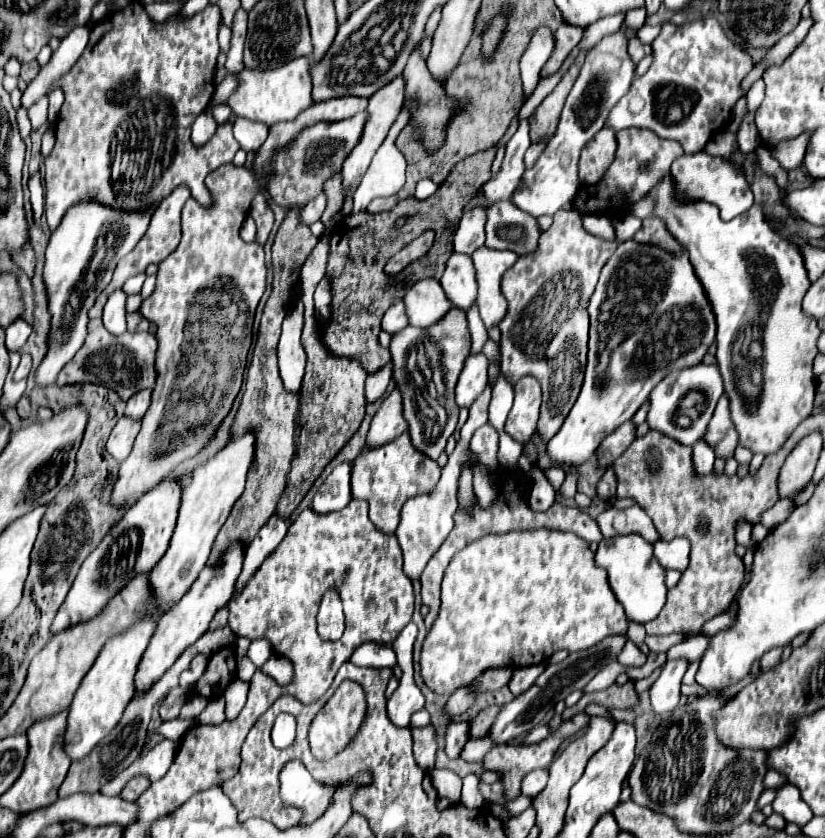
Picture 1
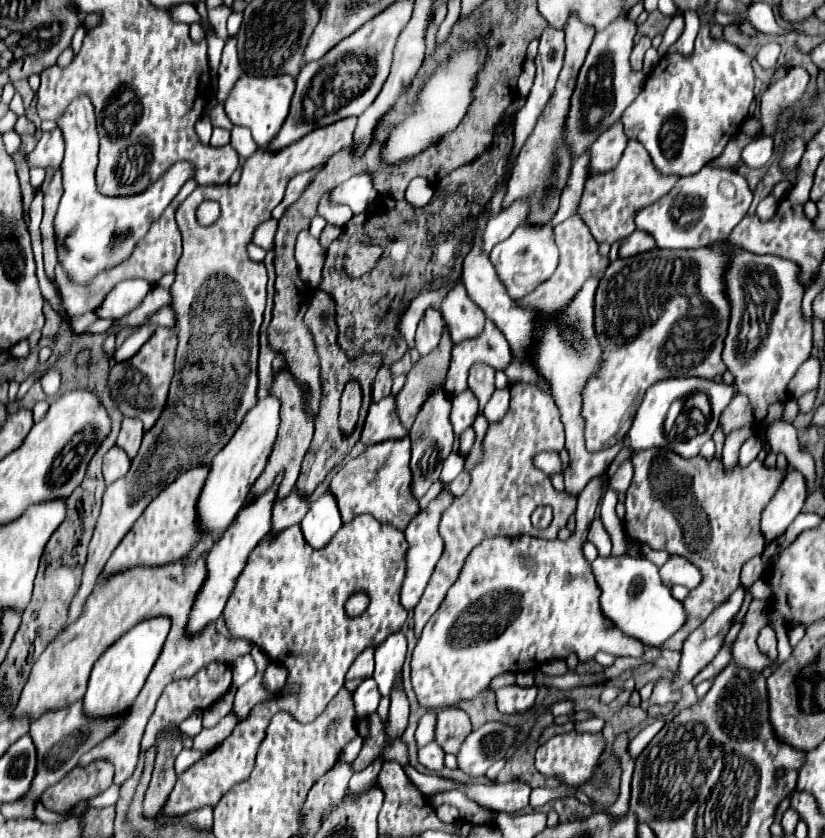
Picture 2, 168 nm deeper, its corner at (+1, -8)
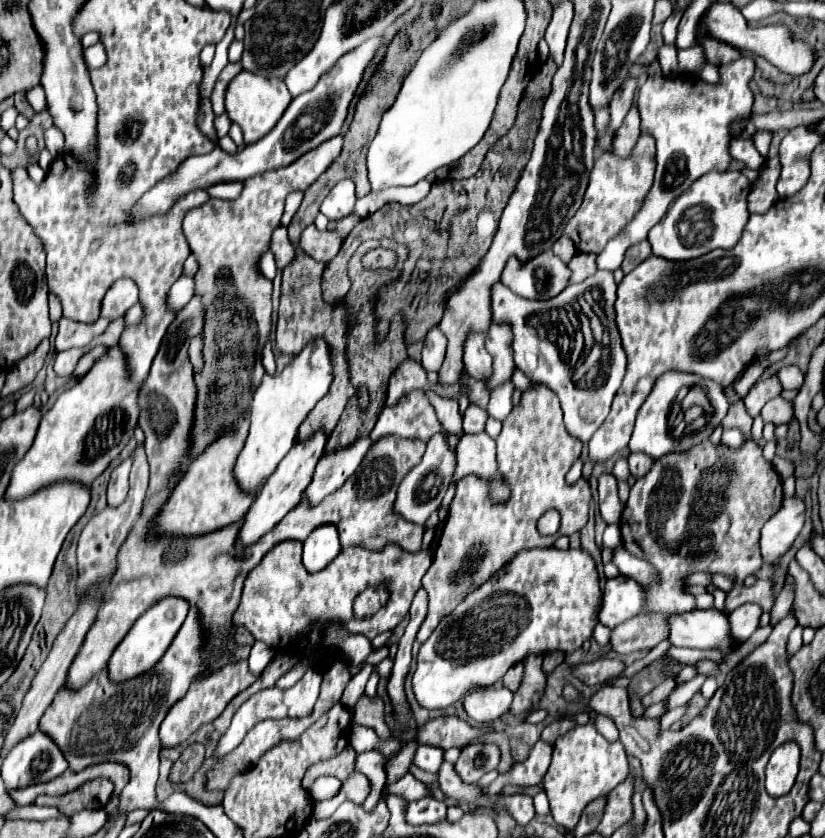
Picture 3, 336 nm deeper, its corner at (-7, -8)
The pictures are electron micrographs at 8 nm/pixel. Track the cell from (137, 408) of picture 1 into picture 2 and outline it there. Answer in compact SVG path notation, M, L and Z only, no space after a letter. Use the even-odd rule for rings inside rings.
M125 418L121 432L119 432L119 438L117 438L117 446L121 446L131 460L135 458L135 454L141 446L141 438L143 438L141 422L133 420L133 418Z

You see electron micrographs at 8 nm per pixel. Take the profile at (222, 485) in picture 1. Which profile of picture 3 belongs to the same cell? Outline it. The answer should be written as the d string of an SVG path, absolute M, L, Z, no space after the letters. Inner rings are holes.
M315 340L277 376L265 376L251 402L251 426L243 450L237 456L233 474L245 494L257 494L267 478L275 472L277 464L291 450L297 438L297 428L309 410L325 396L333 380L329 348L323 340Z

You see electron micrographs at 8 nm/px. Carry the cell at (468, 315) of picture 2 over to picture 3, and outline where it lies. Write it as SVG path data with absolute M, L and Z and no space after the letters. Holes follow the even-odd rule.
M473 332L465 340L463 362L465 362L465 370L475 380L487 378L489 376L489 370L491 370L491 356L489 356L489 352L485 348L487 334L489 332Z

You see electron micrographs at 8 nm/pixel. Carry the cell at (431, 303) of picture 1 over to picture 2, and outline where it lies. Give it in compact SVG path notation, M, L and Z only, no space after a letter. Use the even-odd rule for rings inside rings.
M427 310L423 320L417 326L415 334L415 348L419 350L421 356L427 356L431 350L437 348L441 332L445 328L445 320L439 310Z

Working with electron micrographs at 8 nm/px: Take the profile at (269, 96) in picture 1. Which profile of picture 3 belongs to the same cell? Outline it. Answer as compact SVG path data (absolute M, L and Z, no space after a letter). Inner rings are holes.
M243 70L241 74L237 74L231 80L231 84L227 88L227 96L225 96L227 114L235 124L241 126L247 144L253 144L253 142L261 140L265 134L269 134L273 130L273 126L285 114L285 108L289 106L289 102L291 102L291 92L287 90L285 82L281 78L257 76L247 70Z

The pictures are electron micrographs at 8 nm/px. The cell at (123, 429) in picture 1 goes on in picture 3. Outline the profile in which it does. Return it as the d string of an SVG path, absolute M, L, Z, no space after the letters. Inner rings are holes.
M123 460L113 472L107 488L107 504L109 506L119 506L127 498L129 490L129 470L131 470L131 460Z

